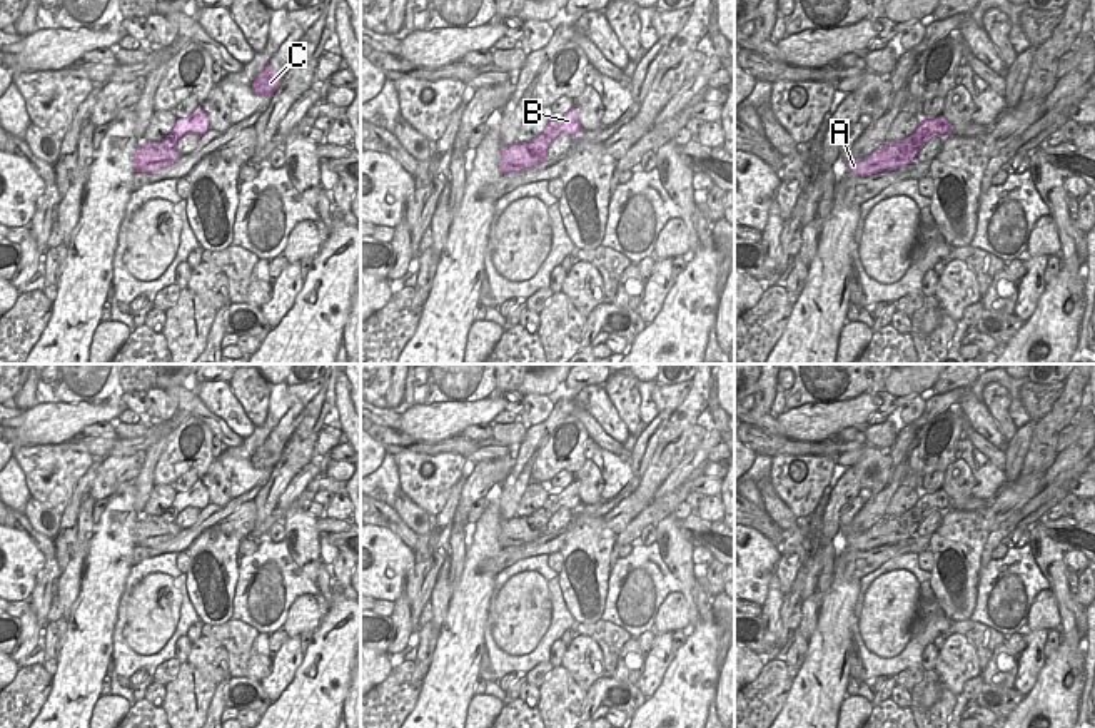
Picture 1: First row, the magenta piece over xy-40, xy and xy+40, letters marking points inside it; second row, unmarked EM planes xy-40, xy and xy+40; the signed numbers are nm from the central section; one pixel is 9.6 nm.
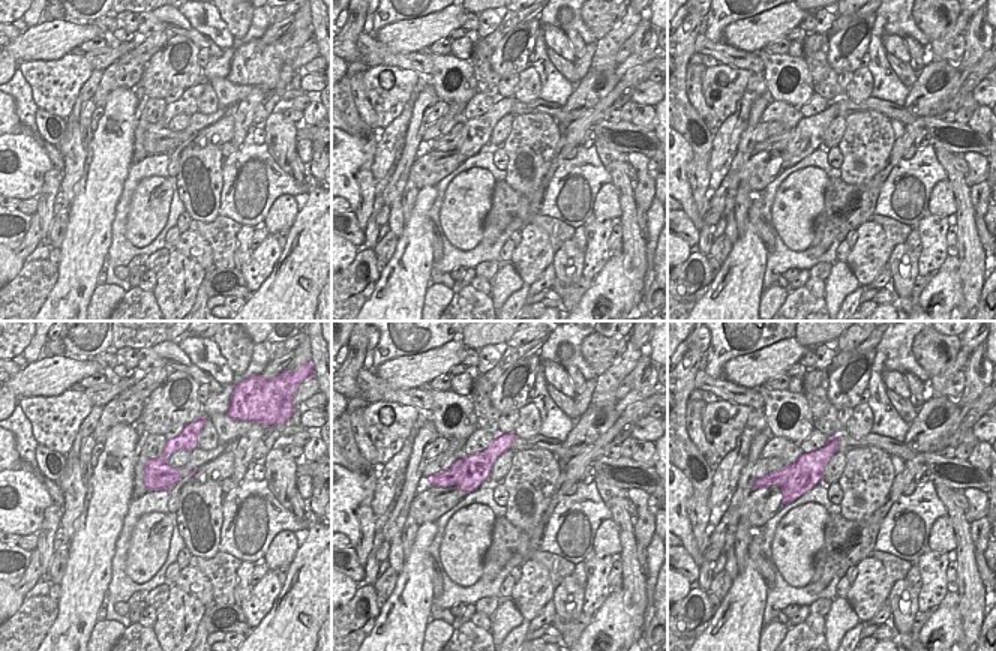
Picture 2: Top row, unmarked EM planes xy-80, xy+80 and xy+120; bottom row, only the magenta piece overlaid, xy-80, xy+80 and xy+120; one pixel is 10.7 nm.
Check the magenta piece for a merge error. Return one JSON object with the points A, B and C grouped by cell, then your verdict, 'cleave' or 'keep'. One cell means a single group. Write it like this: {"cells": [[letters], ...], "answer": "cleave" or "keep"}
{"cells": [["A"], ["B", "C"]], "answer": "cleave"}

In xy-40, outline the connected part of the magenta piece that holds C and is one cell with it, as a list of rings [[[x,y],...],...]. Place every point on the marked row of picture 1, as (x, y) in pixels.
[[[265,65],[262,72],[250,82],[250,88],[255,95],[274,95],[279,88],[282,77],[270,65]]]

